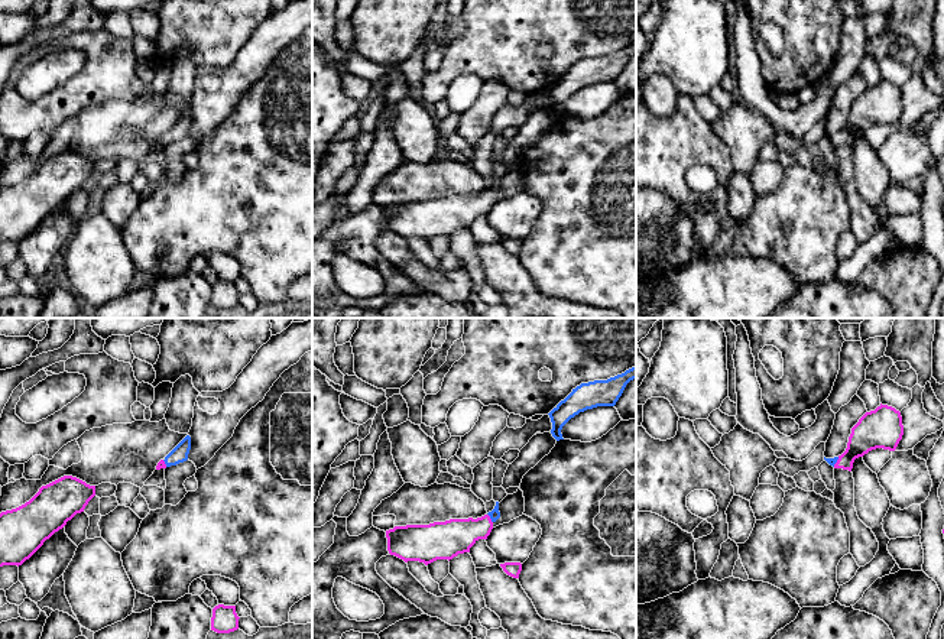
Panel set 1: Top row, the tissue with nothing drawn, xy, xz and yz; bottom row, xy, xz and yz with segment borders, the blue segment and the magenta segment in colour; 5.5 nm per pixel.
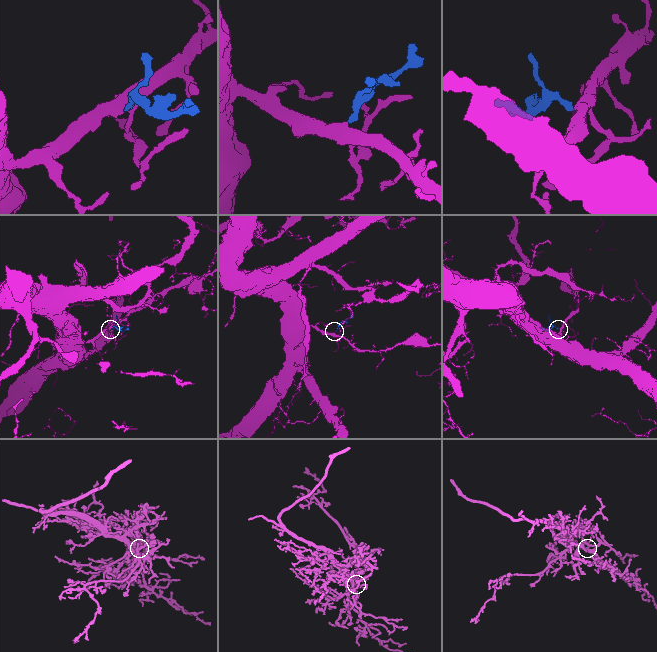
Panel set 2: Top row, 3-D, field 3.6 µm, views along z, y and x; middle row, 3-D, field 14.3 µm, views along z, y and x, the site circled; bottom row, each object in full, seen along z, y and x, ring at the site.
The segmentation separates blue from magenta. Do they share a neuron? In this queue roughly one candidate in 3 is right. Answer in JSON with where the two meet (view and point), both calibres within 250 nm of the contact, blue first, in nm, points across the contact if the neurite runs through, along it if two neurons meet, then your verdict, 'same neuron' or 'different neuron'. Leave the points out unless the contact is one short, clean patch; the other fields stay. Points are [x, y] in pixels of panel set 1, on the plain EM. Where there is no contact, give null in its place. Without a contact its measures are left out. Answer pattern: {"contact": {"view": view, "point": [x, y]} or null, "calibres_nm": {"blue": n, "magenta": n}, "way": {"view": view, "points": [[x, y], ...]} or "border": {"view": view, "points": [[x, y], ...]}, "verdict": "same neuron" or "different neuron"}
{"contact": {"view": "xz", "point": [490, 194]}, "calibres_nm": {"blue": 60, "magenta": 200}, "way": {"view": "xz", "points": [[495, 190], [490, 194], [480, 204], [453, 213]]}, "verdict": "same neuron"}

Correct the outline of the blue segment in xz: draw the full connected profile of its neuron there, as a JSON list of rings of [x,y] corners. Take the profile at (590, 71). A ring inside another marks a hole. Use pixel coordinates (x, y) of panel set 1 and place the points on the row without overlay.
[[[636,42],[607,56],[581,59],[572,65],[572,68],[548,90],[552,98],[552,113],[557,117],[564,116],[561,110],[562,103],[580,88],[597,82],[614,82],[626,61],[633,55],[636,55]]]

